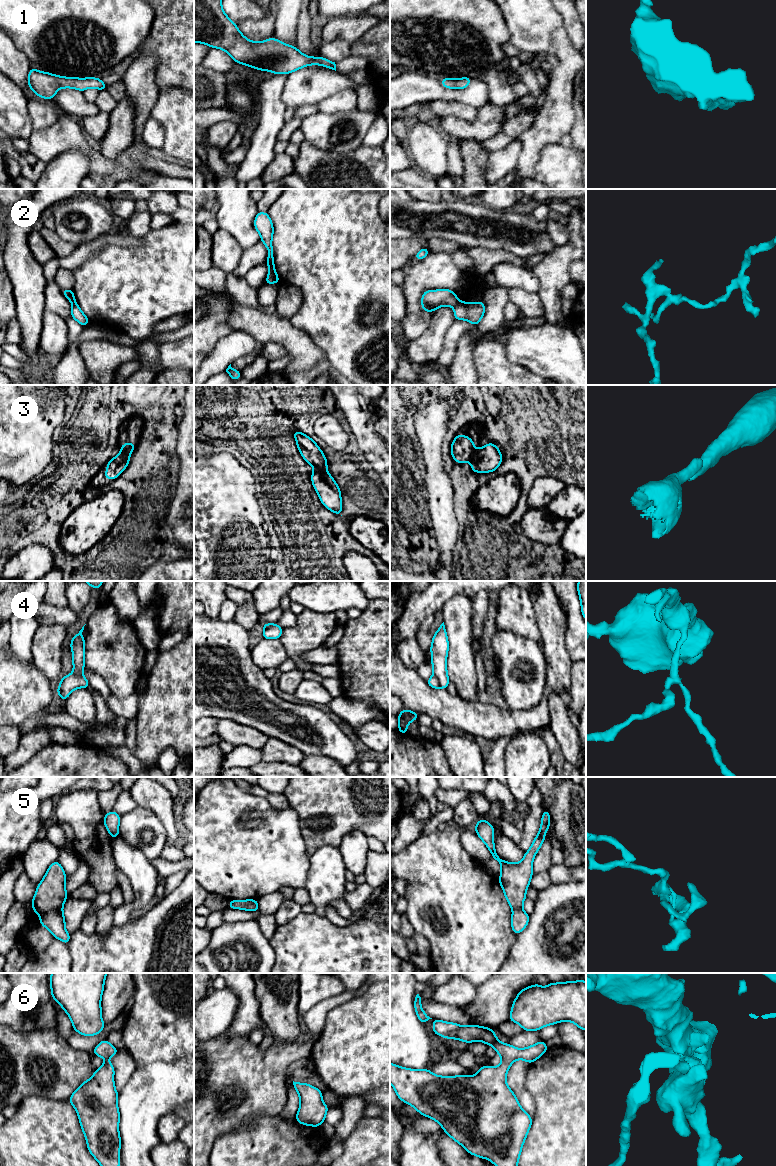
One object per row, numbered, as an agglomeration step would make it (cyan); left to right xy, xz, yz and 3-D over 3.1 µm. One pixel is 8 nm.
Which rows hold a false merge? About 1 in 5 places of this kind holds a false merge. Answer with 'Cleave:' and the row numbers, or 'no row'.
Cleave: 2, 3, 4, 5

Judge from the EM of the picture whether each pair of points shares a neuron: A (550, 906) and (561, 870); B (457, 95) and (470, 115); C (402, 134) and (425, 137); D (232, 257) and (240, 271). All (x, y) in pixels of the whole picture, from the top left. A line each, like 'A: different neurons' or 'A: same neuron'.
A: different neurons
B: different neurons
C: different neurons
D: different neurons

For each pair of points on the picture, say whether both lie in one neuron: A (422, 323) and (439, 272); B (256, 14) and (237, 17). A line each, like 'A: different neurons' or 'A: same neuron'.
A: same neuron
B: same neuron

